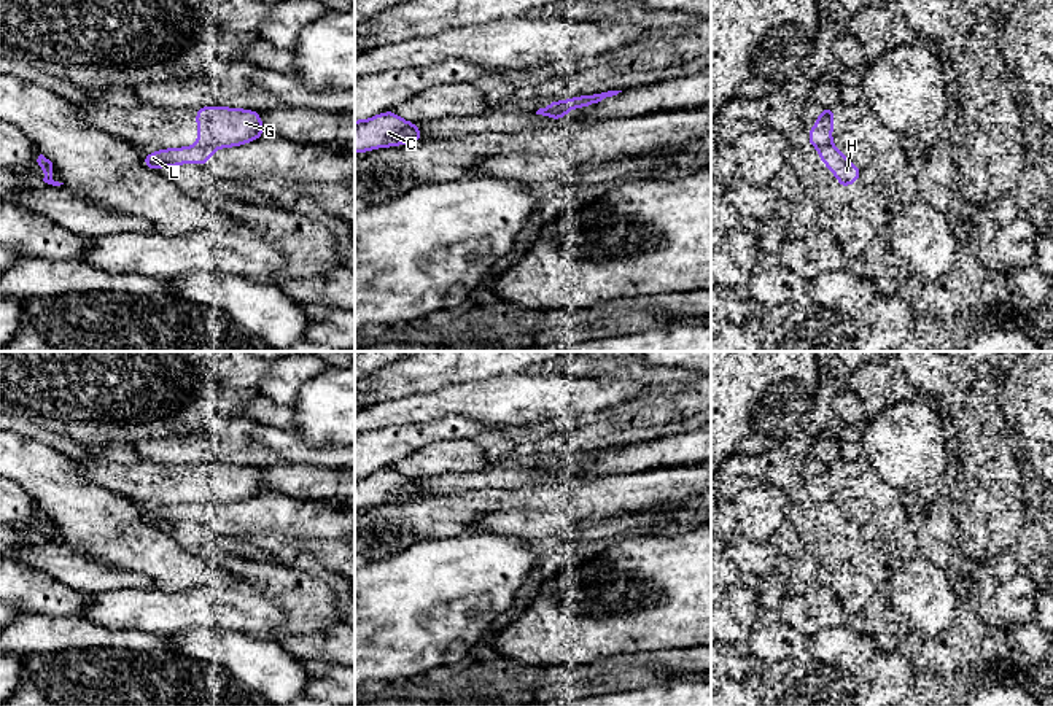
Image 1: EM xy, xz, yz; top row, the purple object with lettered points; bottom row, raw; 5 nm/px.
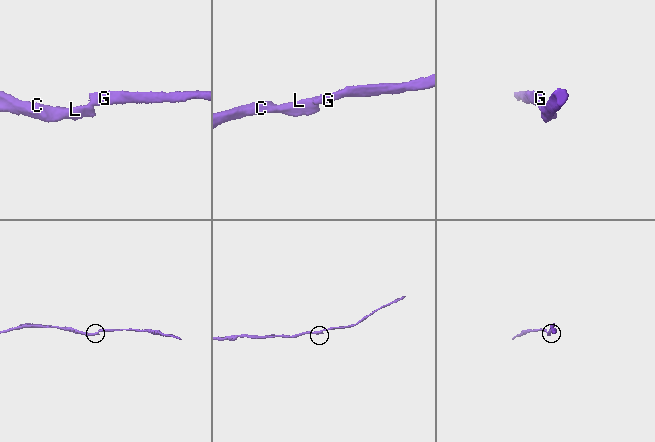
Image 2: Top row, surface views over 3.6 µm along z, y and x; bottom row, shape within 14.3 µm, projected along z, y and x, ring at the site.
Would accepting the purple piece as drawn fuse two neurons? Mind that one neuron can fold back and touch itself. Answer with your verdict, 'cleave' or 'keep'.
cleave

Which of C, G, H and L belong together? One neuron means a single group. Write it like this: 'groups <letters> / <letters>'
groups C H L / G

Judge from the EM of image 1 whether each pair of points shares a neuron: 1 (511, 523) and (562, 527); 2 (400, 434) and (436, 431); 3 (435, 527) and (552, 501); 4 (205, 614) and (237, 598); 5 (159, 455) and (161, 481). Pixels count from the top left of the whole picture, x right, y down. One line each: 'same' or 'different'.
1: same
2: same
3: same
4: same
5: different

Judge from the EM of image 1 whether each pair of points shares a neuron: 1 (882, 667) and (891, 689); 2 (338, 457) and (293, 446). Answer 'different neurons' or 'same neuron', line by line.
1: same neuron
2: same neuron

